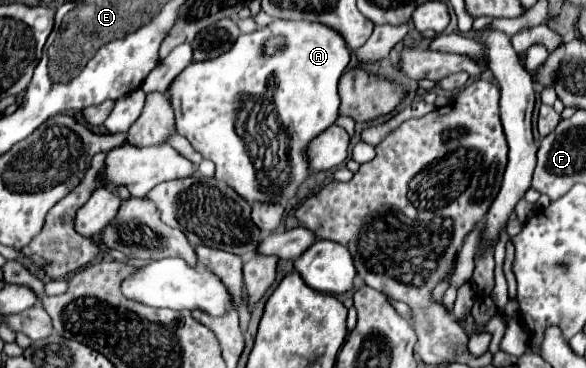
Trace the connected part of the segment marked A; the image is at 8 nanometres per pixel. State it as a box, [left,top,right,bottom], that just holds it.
[167,20,351,204]

